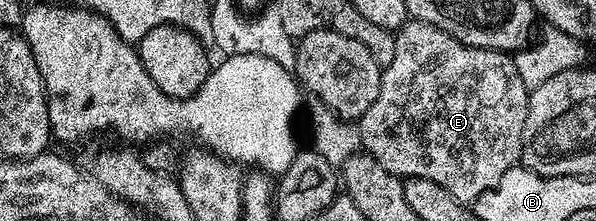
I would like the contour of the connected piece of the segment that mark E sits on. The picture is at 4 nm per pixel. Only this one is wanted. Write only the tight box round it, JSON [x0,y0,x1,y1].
[356,19,530,205]

